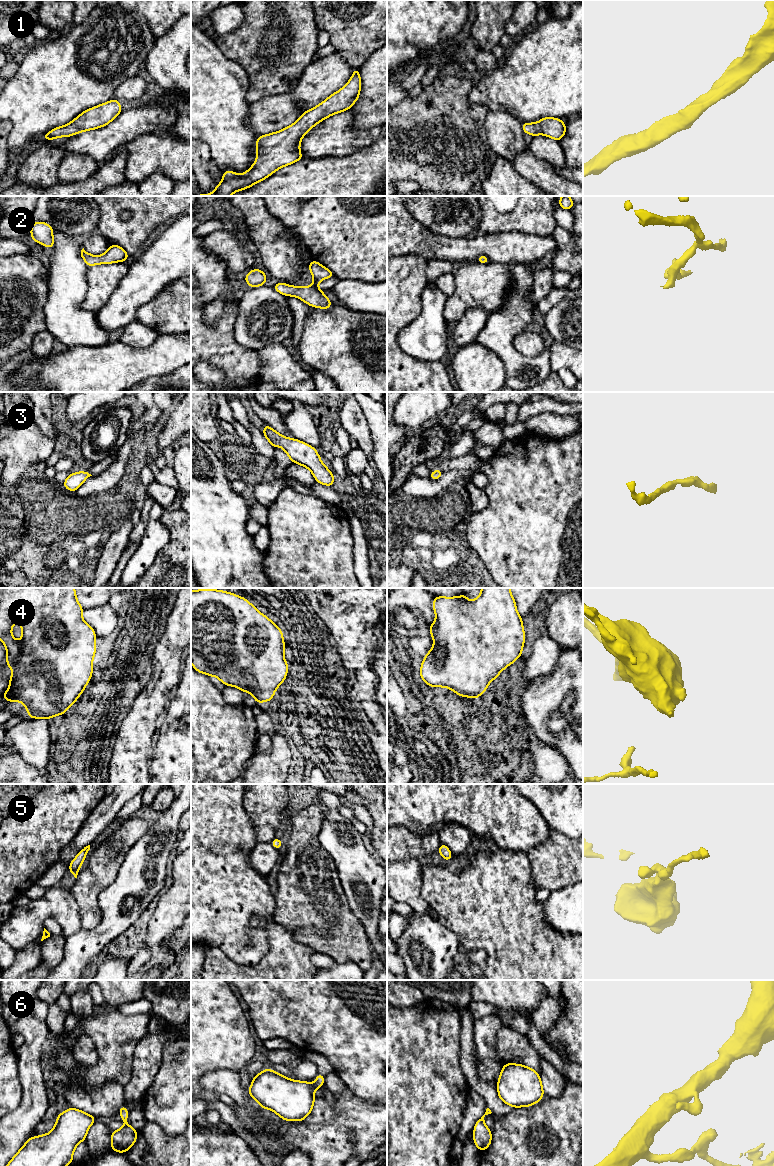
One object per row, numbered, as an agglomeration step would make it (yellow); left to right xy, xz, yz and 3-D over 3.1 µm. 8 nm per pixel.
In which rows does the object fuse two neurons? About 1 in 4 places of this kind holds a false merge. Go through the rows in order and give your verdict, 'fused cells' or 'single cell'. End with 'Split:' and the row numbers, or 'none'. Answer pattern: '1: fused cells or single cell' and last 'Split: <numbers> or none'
1: single cell
2: single cell
3: single cell
4: single cell
5: single cell
6: single cell
Split: none

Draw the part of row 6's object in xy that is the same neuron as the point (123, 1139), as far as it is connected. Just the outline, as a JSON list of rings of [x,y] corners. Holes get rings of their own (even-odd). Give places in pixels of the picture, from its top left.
[[[122,1105],[119,1108],[119,1115],[122,1117],[121,1120],[125,1123],[125,1125],[112,1132],[111,1149],[119,1153],[125,1153],[136,1142],[138,1131],[127,1123],[129,1112],[125,1105]]]

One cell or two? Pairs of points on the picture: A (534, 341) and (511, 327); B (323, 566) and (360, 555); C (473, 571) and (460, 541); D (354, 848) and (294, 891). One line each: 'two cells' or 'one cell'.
A: two cells
B: two cells
C: one cell
D: two cells

